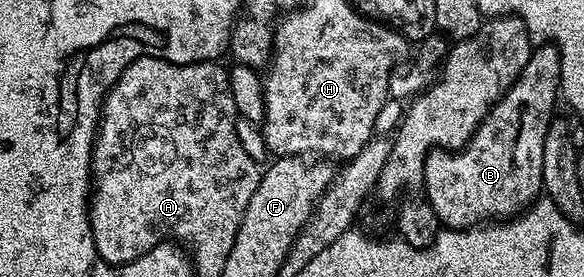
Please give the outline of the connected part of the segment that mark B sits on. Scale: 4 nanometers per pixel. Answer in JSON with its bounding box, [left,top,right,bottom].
[421,41,561,231]

